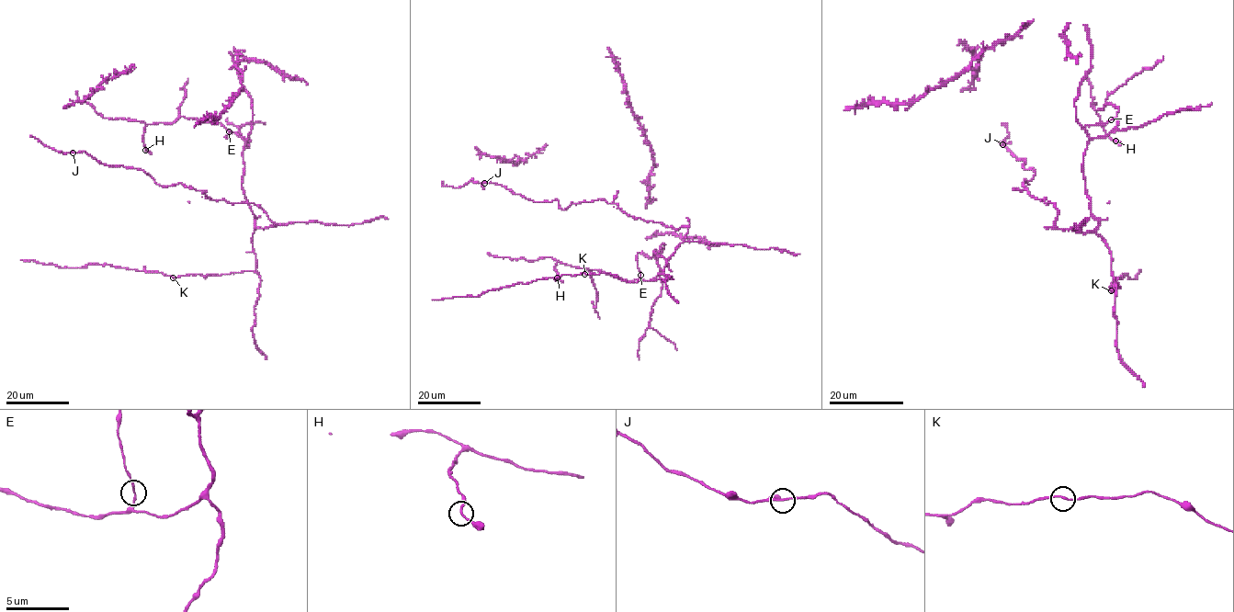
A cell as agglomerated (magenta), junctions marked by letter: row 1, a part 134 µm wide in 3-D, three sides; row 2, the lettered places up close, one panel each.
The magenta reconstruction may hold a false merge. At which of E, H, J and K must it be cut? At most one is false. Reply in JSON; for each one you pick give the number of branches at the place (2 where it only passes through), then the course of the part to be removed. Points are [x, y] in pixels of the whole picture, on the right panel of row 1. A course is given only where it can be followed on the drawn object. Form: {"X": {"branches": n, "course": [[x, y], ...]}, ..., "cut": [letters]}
{"cut": []}

